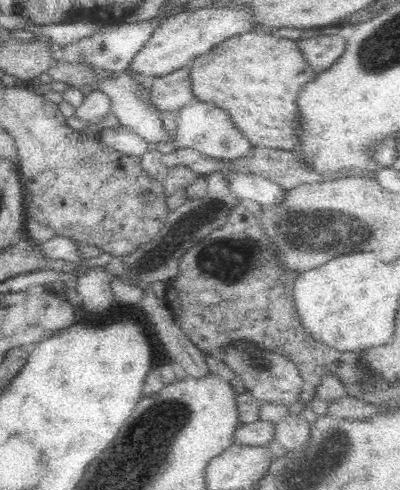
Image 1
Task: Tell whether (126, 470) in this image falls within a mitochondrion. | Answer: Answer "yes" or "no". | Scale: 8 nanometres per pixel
yes

